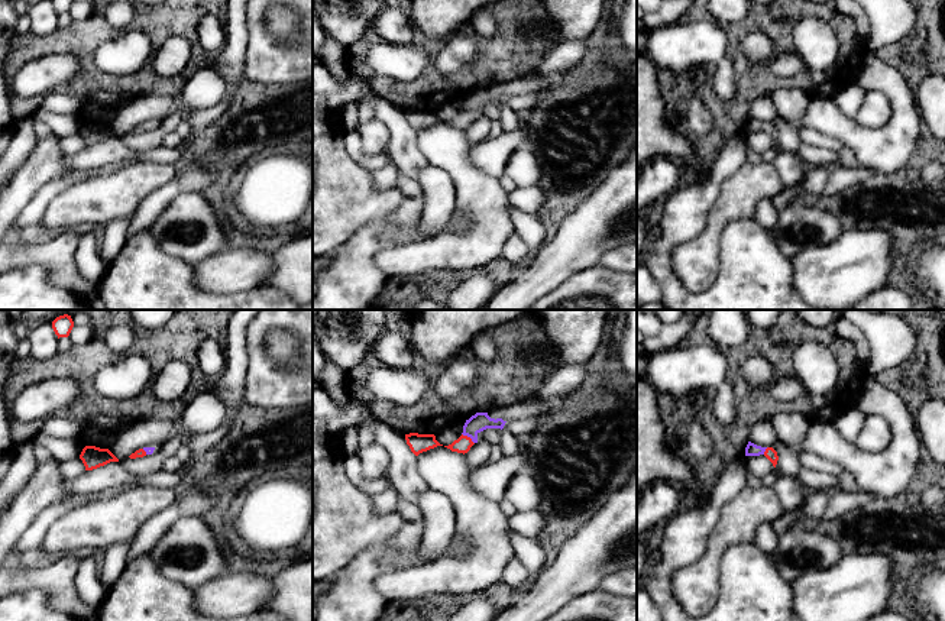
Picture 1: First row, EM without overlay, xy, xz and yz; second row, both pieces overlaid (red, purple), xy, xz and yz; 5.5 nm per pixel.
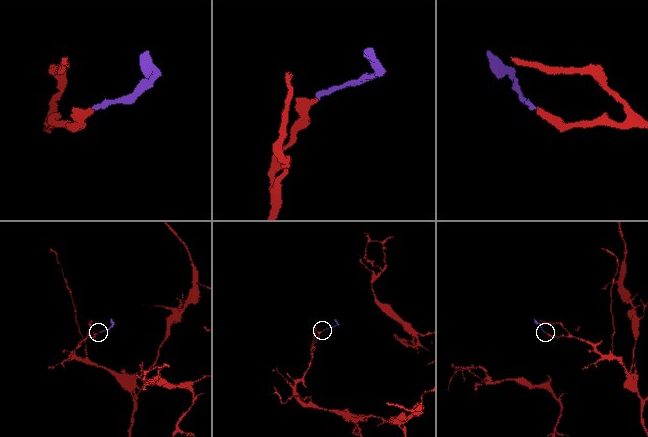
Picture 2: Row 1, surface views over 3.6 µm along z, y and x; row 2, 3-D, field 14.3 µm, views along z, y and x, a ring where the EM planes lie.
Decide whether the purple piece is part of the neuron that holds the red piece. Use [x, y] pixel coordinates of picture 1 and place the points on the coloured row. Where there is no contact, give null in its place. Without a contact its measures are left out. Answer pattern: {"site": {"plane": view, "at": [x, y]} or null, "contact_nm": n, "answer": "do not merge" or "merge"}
{"site": {"plane": "xz", "at": [469, 437]}, "contact_nm": 90, "answer": "merge"}

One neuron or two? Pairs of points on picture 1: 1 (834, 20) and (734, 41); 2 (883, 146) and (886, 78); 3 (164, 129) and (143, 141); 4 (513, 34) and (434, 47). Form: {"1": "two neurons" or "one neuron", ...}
{"1": "one neuron", "2": "one neuron", "3": "one neuron", "4": "one neuron"}

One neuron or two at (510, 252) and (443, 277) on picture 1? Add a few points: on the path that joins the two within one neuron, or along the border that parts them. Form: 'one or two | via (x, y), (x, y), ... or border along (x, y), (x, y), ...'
two | border along (501, 255), (514, 265)

